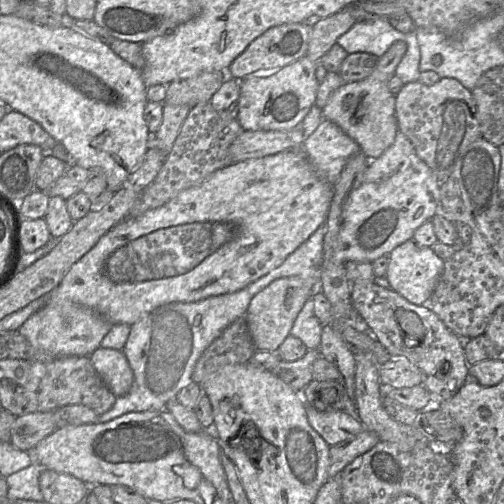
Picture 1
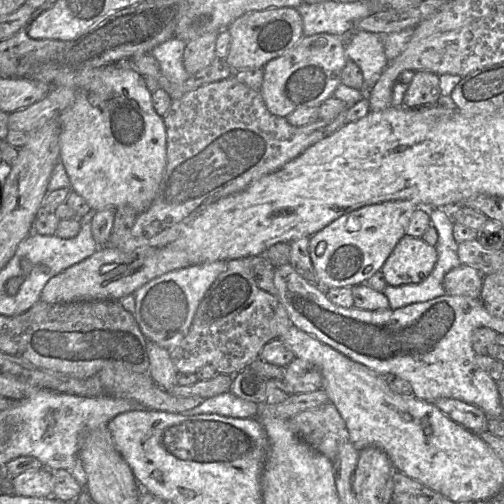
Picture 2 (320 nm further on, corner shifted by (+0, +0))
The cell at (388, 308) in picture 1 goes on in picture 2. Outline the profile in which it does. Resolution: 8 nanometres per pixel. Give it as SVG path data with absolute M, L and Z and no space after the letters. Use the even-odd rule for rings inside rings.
M441 398L434 404L445 415L471 432L479 435L488 431L489 417L479 407L453 398Z

